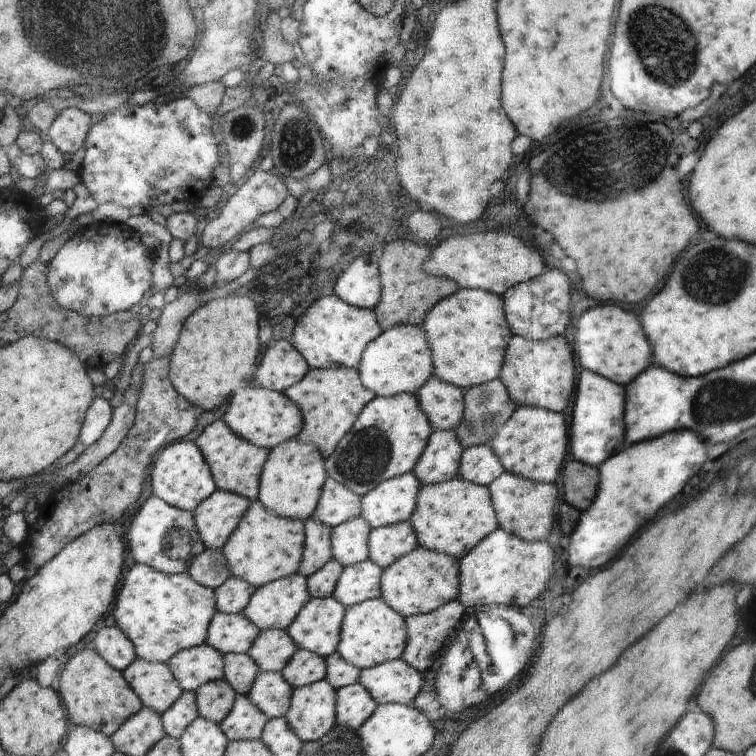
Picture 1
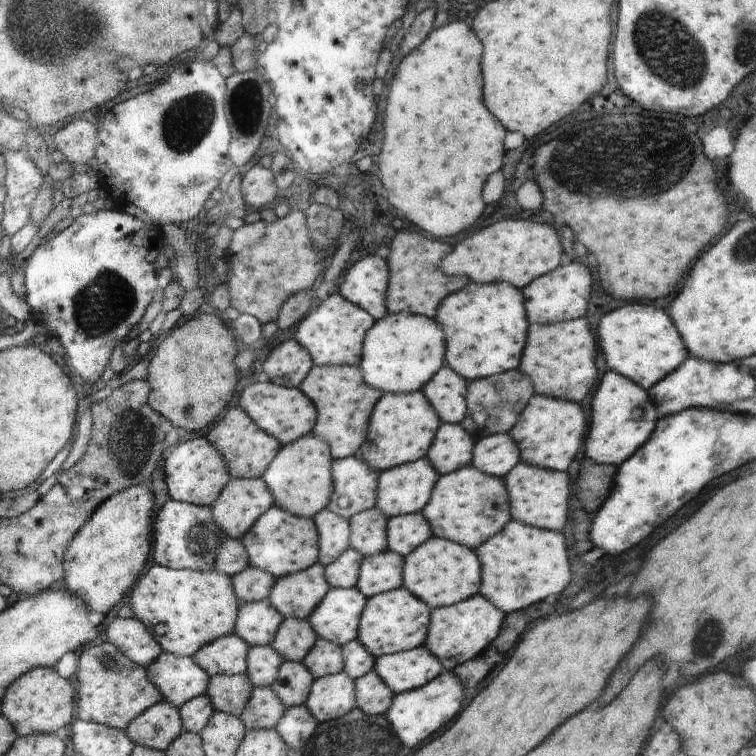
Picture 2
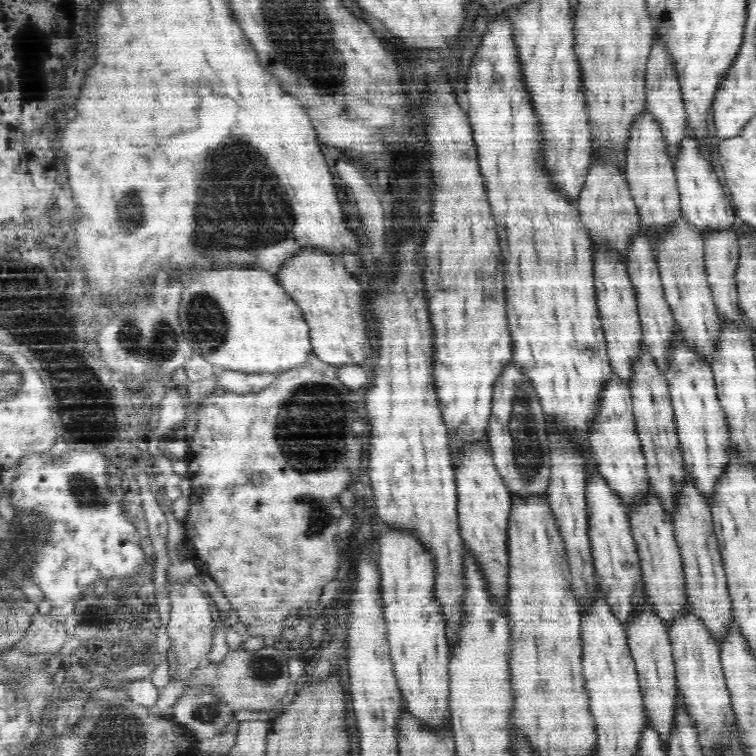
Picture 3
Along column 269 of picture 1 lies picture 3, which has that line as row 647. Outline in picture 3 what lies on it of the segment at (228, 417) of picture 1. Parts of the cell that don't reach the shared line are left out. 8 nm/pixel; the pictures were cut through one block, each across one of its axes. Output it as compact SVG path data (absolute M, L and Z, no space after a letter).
M390 529L382 532L375 545L381 572L381 592L384 600L383 617L387 626L387 641L390 645L390 658L393 671L402 693L407 712L424 728L431 732L450 732L450 650L446 632L446 623L438 602L435 601L435 562L432 556L420 544L417 537L410 533Z

